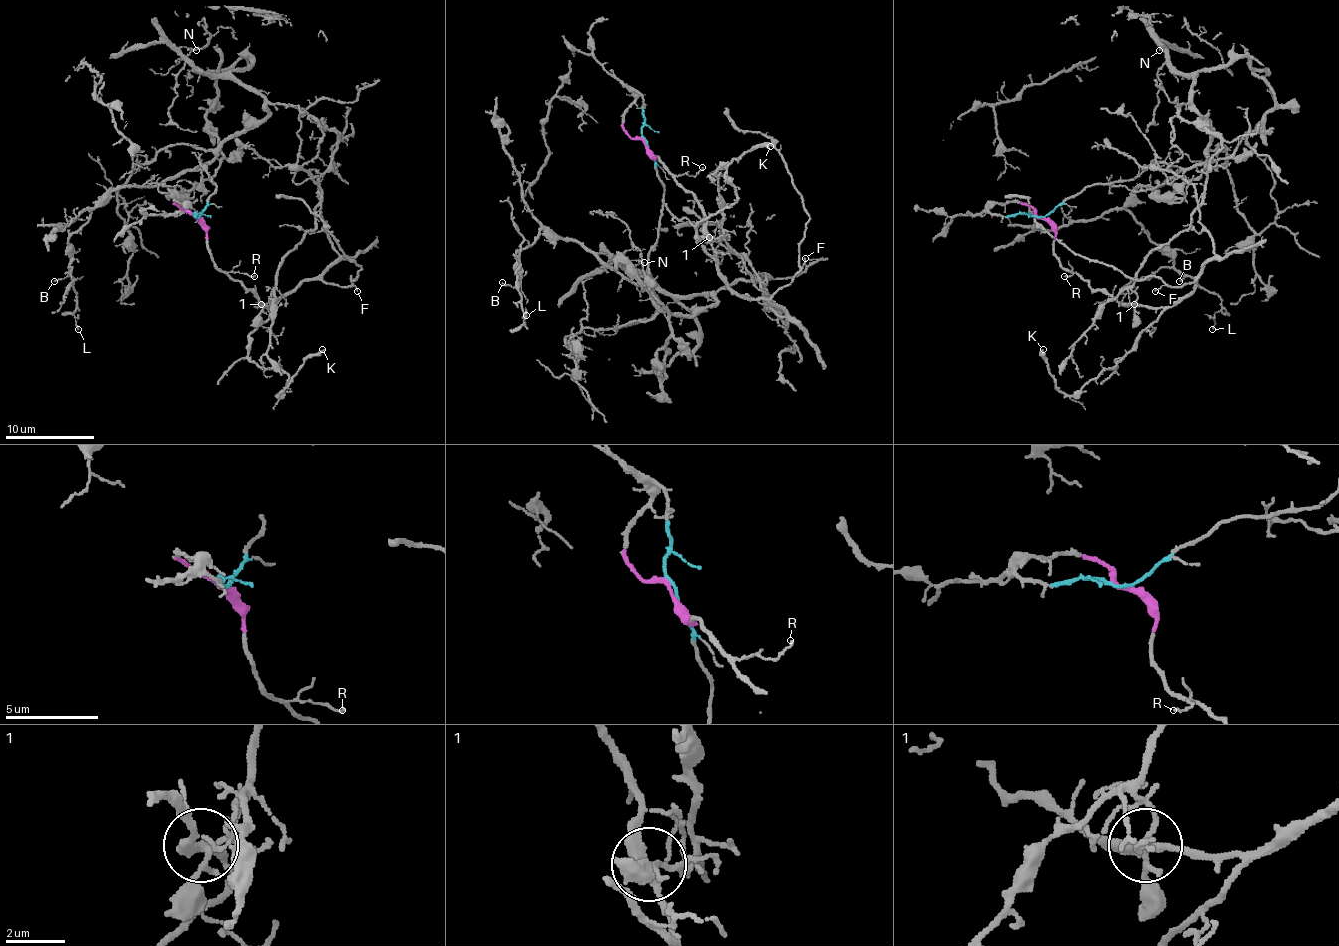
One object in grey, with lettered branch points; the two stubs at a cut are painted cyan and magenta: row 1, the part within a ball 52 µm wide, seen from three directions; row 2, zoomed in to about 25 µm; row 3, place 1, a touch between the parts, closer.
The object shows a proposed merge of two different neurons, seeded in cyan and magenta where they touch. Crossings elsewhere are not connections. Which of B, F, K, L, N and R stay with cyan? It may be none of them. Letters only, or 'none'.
B, L, N

